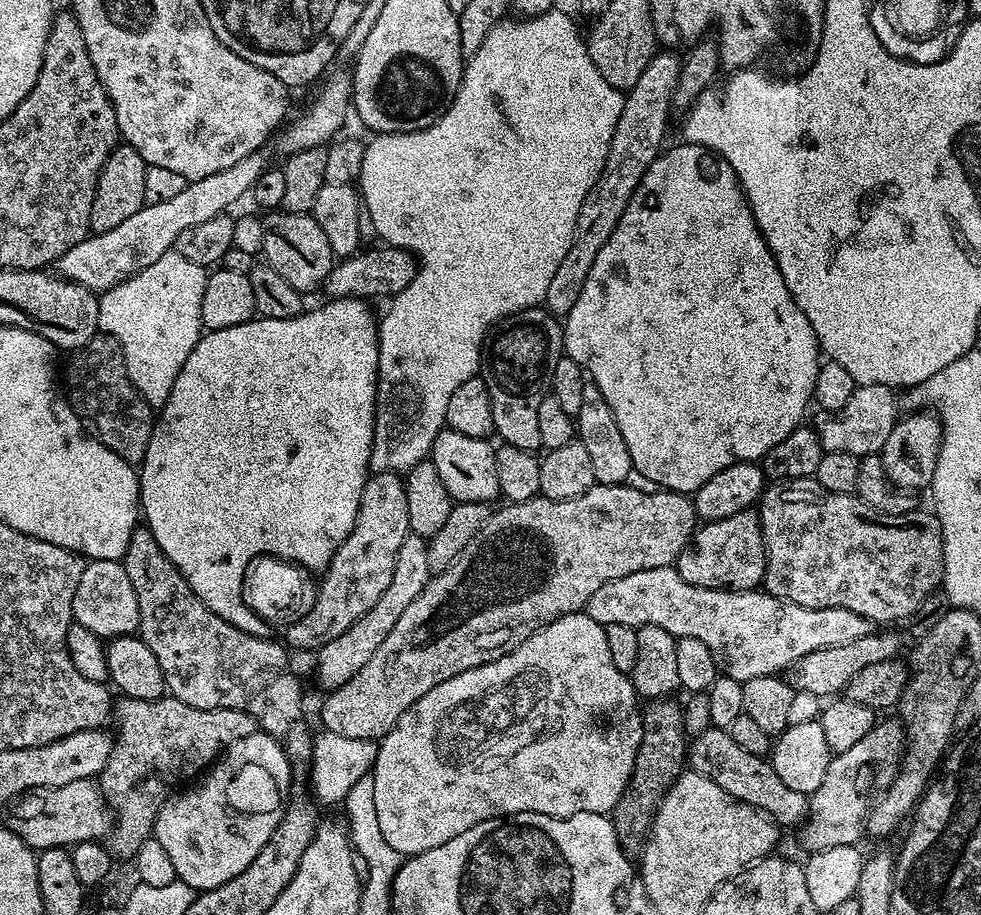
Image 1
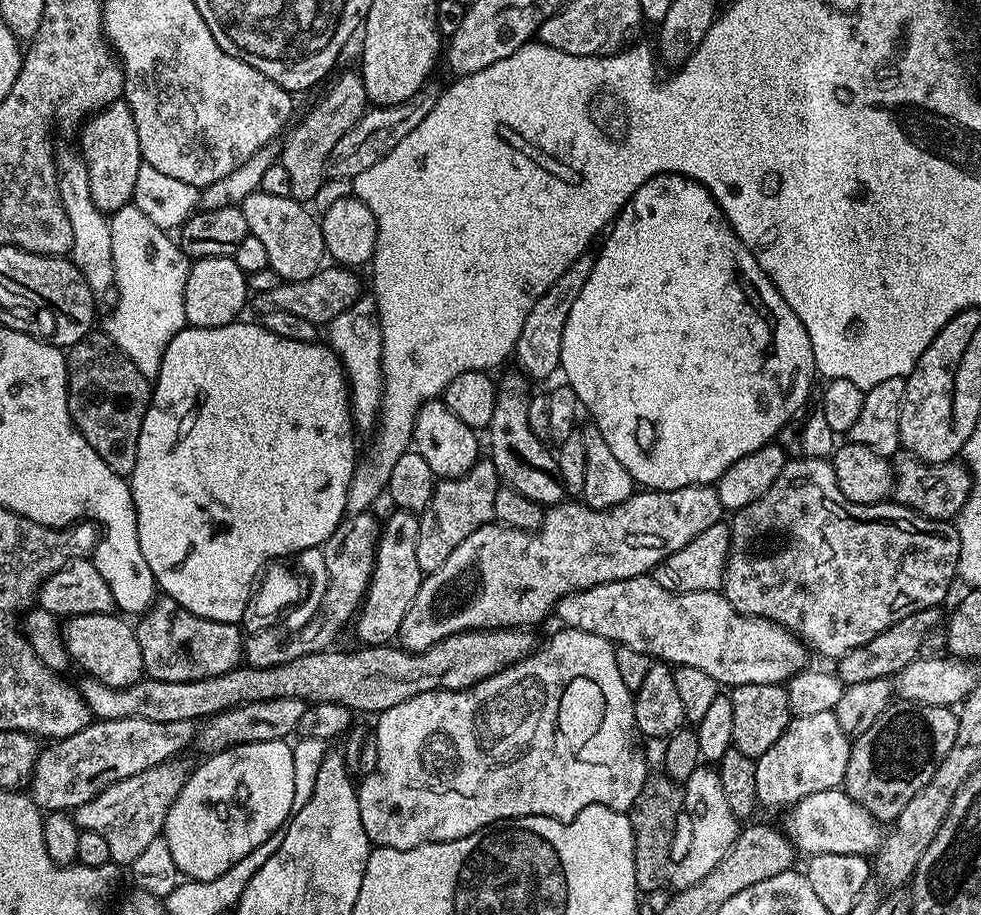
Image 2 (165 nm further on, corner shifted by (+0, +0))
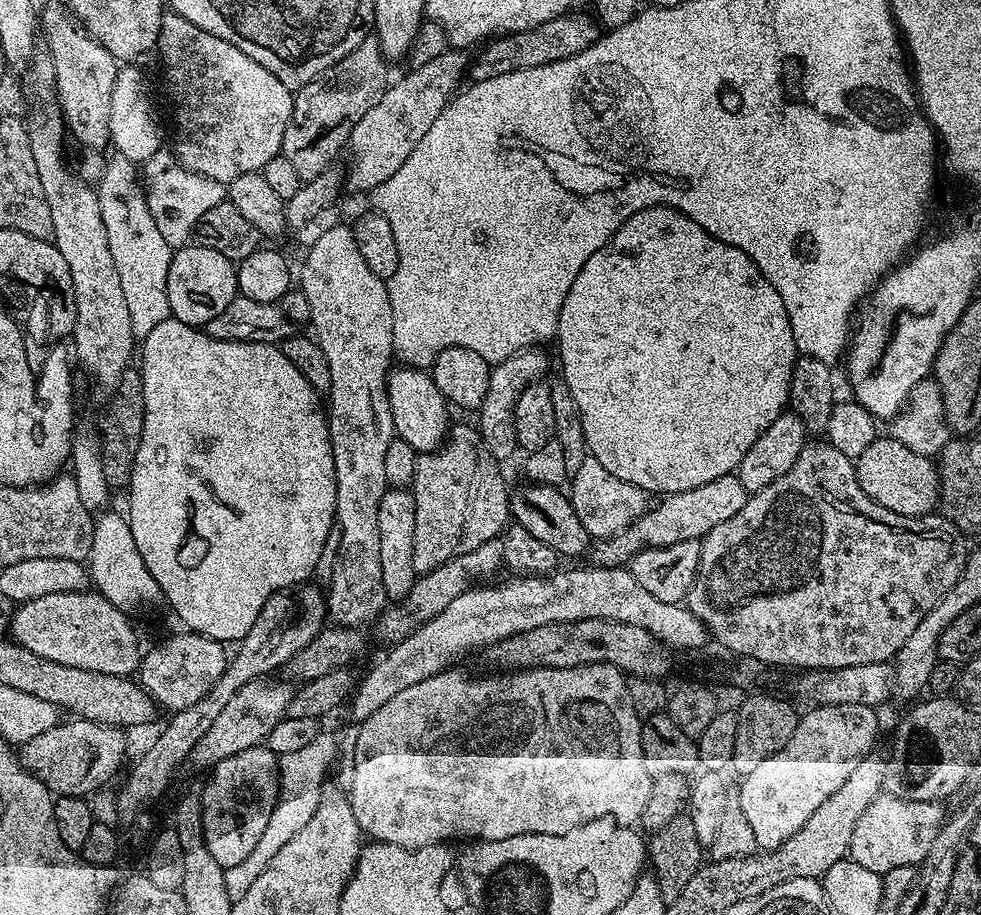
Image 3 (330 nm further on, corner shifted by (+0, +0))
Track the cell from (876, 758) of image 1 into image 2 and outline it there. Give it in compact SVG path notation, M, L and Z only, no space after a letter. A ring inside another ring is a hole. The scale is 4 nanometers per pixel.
M900 700L888 705L882 714L878 714L874 726L866 730L862 735L852 740L852 749L850 750L850 760L846 762L846 774L844 775L843 790L858 806L862 806L881 822L891 822L902 814L906 802L934 778L934 770L946 758L950 752L950 746L954 746L954 738L958 736L957 713L952 708L943 708L942 706L926 706L925 704L915 704L912 700Z

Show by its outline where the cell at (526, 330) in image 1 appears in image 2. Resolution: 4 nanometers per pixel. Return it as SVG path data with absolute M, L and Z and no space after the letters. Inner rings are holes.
M519 375L516 376L499 377L496 385L494 418L490 418L486 429L488 444L492 447L490 459L507 487L517 488L521 494L529 496L541 506L559 504L565 499L566 493L564 483L560 481L558 462L553 449L541 437L536 436L534 430L530 430L529 385Z

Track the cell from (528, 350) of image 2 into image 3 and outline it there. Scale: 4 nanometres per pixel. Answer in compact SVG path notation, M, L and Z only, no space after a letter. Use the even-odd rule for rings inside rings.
M540 346L524 348L516 352L502 363L495 365L490 371L490 386L486 386L486 398L482 398L482 406L478 409L478 427L480 437L486 442L490 454L497 462L505 462L518 452L516 431L514 430L514 410L522 390L526 386L537 383L540 376L548 368L548 356Z

